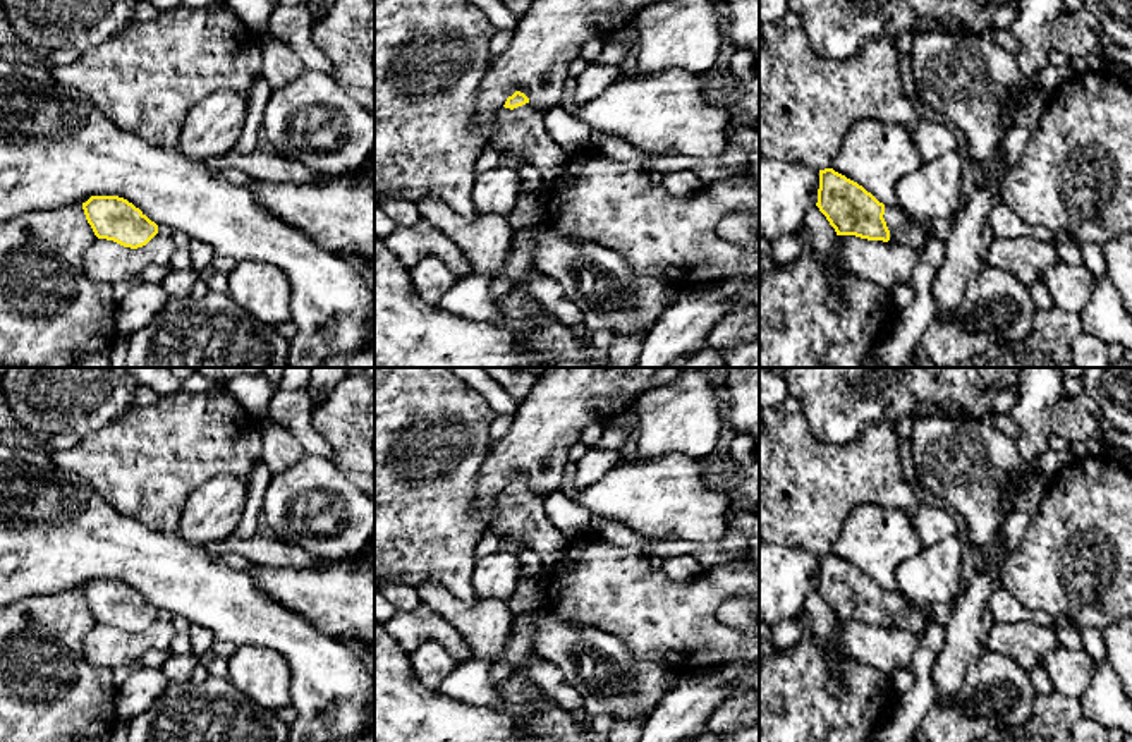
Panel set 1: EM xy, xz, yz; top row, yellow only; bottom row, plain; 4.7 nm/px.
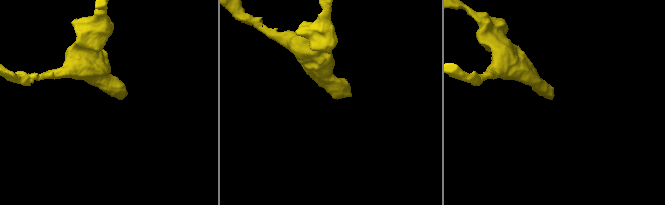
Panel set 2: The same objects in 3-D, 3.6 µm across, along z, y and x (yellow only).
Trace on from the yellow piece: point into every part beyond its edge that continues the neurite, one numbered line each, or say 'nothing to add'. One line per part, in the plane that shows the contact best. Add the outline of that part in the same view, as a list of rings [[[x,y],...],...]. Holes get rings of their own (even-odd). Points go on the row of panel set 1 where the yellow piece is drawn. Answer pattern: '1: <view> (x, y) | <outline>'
1: yz (904, 229) | [[[885,206],[883,215],[890,230],[888,244],[905,244],[914,249],[922,249],[929,237],[929,223],[922,223],[907,215],[900,206]]]

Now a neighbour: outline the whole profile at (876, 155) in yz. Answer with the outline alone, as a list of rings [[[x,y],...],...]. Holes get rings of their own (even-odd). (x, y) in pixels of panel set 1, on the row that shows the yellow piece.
[[[873,119],[857,120],[831,168],[862,186],[885,206],[898,206],[897,184],[922,165],[912,131]]]

